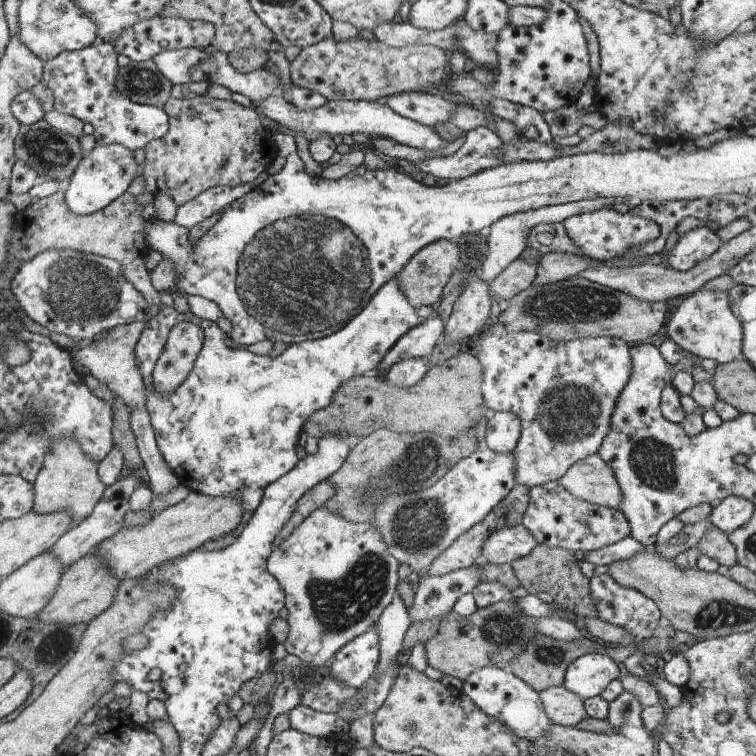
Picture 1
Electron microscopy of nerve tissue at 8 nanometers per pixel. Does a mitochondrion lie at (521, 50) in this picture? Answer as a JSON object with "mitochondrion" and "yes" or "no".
{"mitochondrion":"no"}

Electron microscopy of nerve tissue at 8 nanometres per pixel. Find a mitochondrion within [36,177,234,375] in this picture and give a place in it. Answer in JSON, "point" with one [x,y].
{"point":[76,290]}

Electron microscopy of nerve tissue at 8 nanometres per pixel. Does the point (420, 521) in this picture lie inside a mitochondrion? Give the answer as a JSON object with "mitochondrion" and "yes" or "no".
{"mitochondrion":"yes"}

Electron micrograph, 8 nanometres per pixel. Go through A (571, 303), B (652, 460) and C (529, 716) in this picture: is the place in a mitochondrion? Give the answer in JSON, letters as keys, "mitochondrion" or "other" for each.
{"A":"mitochondrion","B":"mitochondrion","C":"other"}

